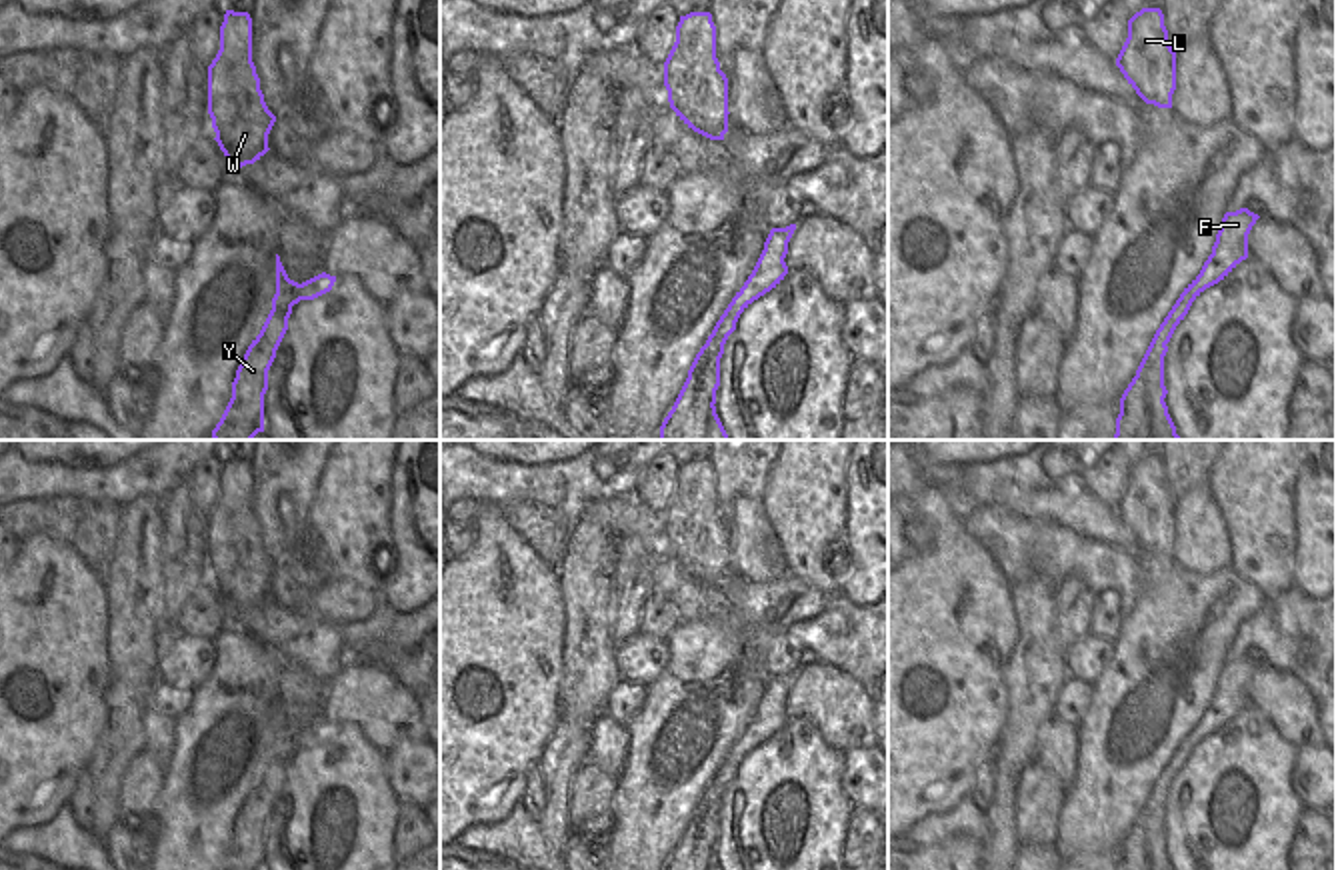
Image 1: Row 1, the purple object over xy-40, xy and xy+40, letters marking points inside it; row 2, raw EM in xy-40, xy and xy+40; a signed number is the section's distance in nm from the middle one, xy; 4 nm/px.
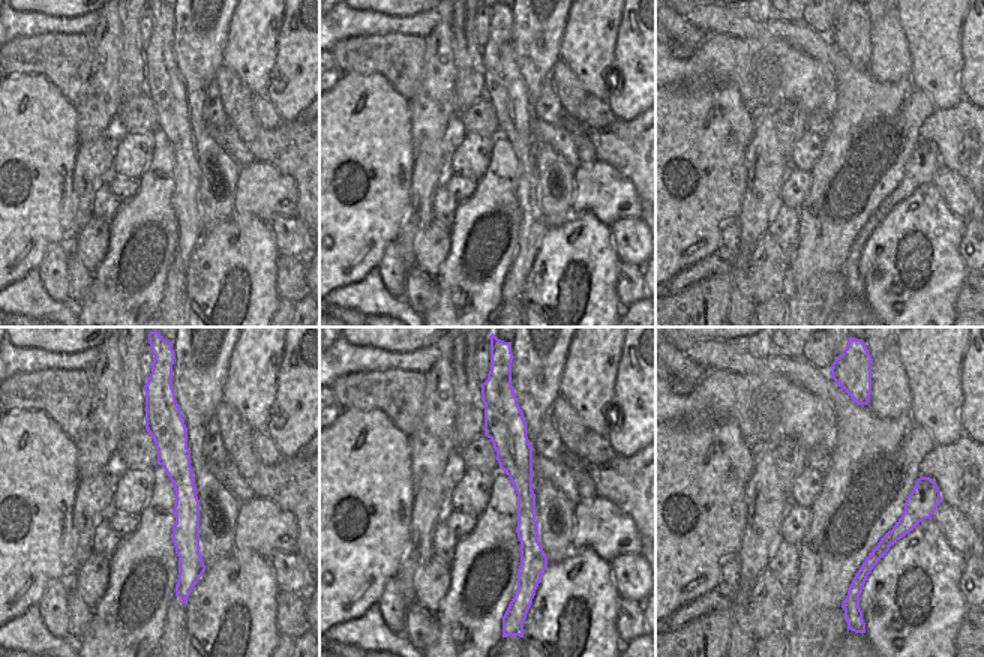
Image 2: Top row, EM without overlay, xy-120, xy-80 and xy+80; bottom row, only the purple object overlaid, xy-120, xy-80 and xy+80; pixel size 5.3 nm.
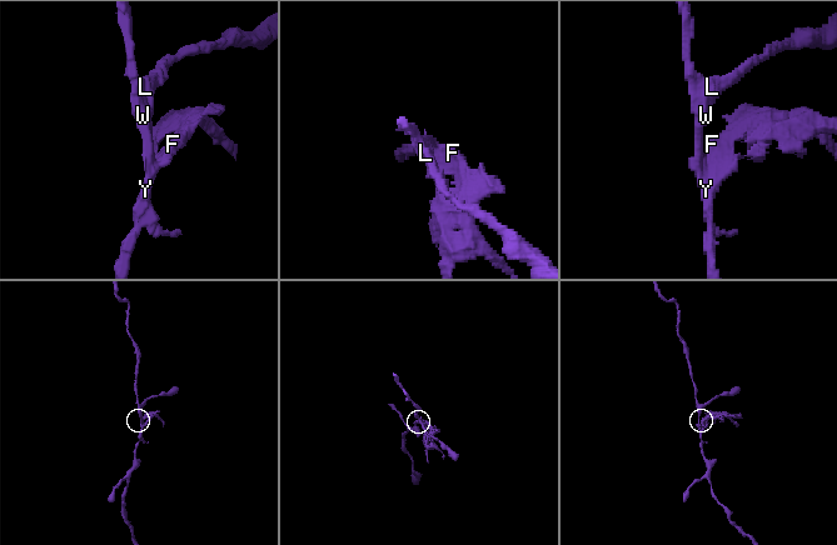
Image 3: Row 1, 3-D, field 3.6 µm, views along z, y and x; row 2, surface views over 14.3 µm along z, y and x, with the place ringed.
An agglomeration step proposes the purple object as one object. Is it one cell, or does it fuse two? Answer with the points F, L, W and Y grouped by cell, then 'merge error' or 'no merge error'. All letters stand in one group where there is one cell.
groups F / L W Y; merge error

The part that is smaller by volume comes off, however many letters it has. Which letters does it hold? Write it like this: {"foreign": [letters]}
{"foreign": ["F"]}

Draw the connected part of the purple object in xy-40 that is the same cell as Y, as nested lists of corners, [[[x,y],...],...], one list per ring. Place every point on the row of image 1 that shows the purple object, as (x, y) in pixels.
[[[276,254],[276,294],[272,298],[272,310],[236,370],[232,398],[212,430],[214,440],[252,440],[258,432],[264,432],[268,370],[288,330],[292,306],[300,302],[296,298],[298,286],[298,282],[288,278]]]

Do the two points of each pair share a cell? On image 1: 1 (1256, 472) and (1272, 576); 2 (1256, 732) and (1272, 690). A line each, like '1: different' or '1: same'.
1: same
2: different

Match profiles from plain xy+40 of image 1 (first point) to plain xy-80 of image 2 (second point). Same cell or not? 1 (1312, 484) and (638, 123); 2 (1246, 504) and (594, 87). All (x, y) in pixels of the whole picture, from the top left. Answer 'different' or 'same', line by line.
1: different
2: same

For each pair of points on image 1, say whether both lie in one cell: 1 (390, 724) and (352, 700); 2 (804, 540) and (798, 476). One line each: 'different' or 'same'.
1: same
2: same

